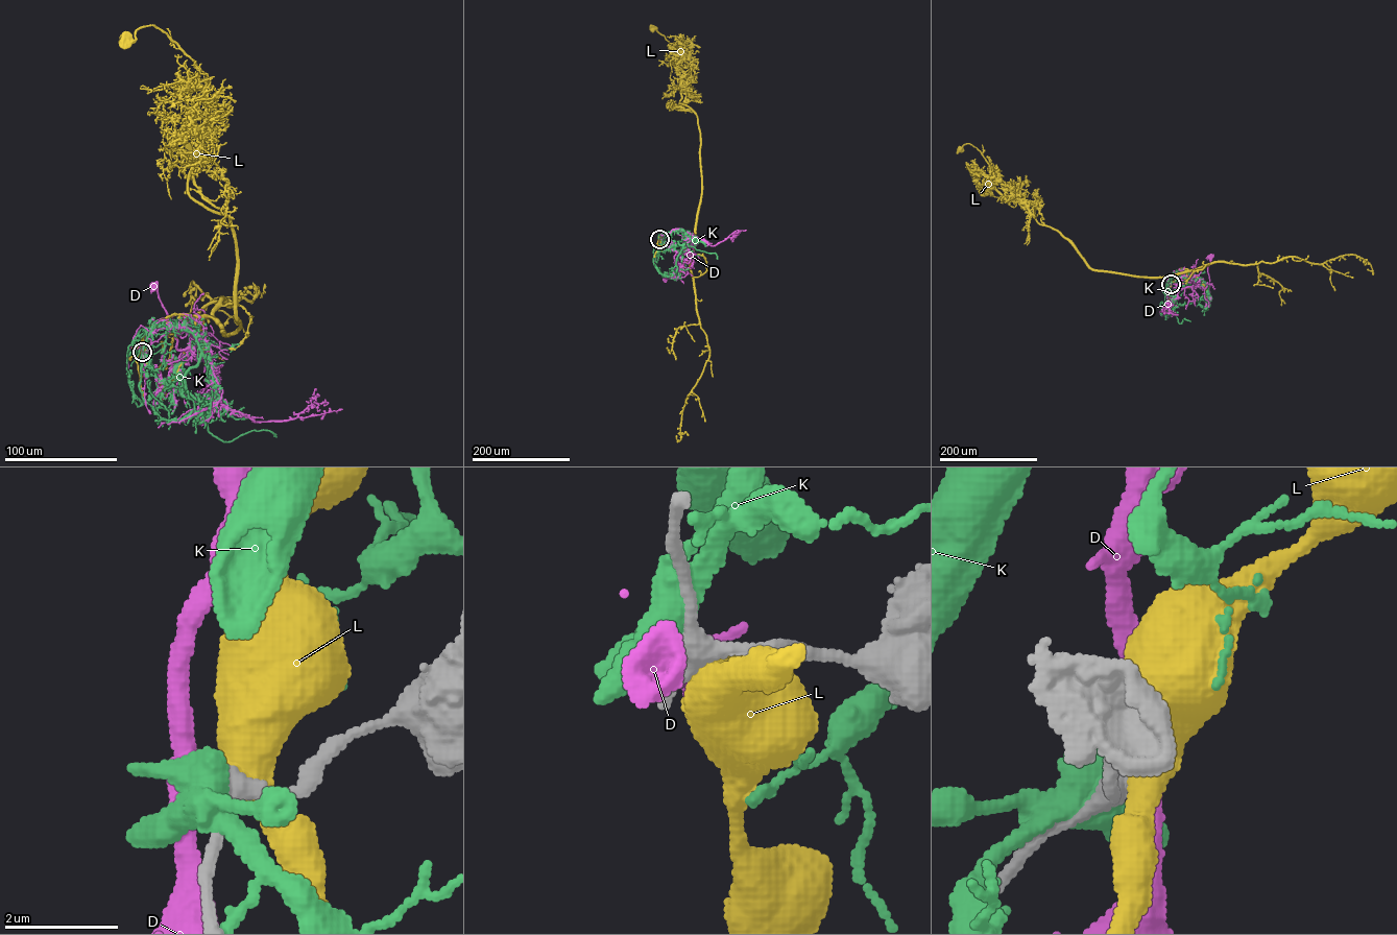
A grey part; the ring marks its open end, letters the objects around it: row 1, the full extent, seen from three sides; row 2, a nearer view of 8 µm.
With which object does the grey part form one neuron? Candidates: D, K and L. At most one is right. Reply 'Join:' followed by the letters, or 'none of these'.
Join: none of these

